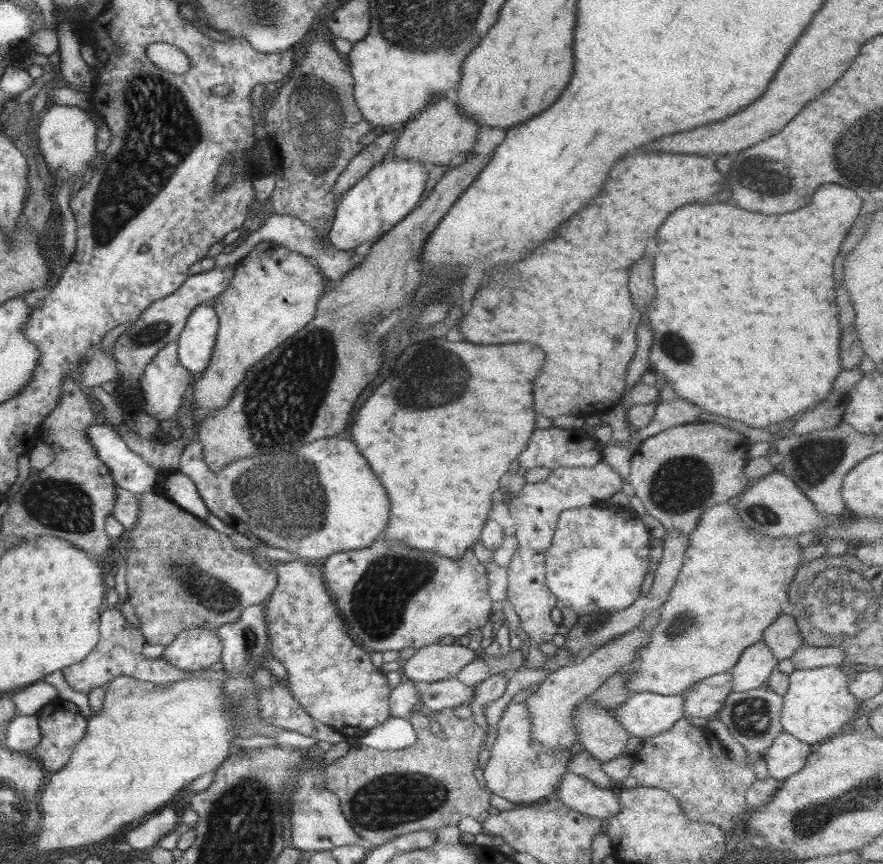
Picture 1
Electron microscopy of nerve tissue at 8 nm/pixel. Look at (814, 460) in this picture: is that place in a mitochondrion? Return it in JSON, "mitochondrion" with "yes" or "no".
{"mitochondrion":"yes"}

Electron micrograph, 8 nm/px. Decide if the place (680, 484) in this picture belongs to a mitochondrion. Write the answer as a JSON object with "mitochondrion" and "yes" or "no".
{"mitochondrion":"yes"}

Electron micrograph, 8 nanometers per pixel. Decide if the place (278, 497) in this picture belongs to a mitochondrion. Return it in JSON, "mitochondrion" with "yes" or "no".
{"mitochondrion":"yes"}

